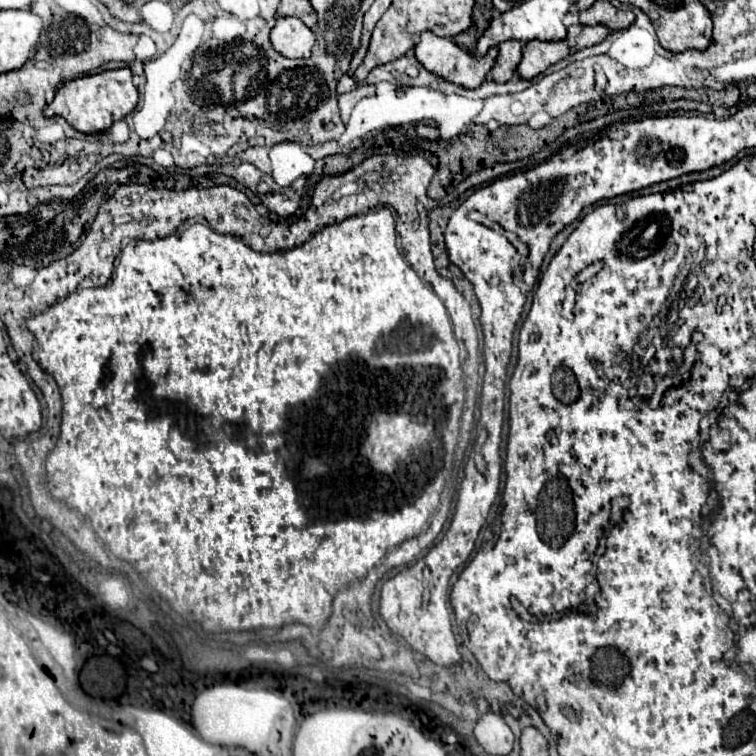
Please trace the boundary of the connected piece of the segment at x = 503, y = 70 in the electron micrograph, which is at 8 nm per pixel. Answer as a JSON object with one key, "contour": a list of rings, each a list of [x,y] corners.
{"contour":[[[504,41],[498,45],[498,59],[490,69],[490,75],[496,83],[506,83],[514,77],[518,67],[518,59],[522,59],[522,43],[520,41]]]}

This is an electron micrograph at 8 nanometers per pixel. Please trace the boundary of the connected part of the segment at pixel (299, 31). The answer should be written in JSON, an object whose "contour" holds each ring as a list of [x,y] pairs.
{"contour":[[[278,17],[274,29],[270,31],[270,41],[272,47],[288,59],[308,59],[316,39],[312,29],[308,29],[300,19]]]}

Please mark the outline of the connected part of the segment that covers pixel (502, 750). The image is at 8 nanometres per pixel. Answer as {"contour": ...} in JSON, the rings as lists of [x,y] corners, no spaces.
{"contour":[[[488,711],[478,719],[474,727],[474,737],[490,755],[508,755],[512,751],[514,733],[506,725],[506,721],[496,713]]]}

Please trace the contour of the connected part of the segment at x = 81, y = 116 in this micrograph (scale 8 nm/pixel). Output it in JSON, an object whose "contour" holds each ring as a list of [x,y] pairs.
{"contour":[[[128,67],[116,71],[102,71],[96,75],[86,75],[64,83],[50,105],[46,105],[44,115],[64,117],[74,129],[82,133],[100,133],[112,127],[112,123],[124,119],[138,103],[138,89],[132,83],[132,73]]]}

